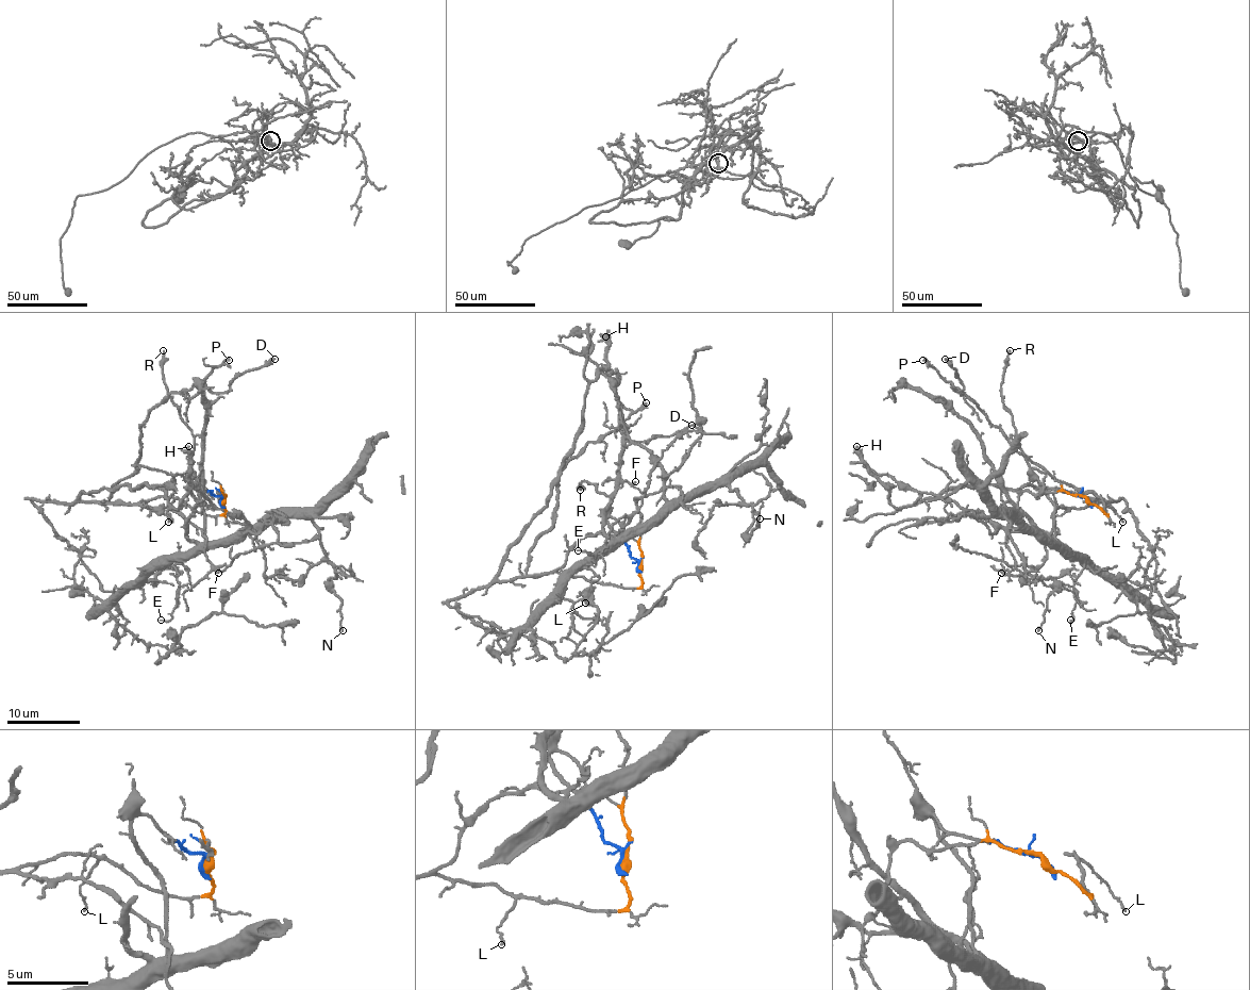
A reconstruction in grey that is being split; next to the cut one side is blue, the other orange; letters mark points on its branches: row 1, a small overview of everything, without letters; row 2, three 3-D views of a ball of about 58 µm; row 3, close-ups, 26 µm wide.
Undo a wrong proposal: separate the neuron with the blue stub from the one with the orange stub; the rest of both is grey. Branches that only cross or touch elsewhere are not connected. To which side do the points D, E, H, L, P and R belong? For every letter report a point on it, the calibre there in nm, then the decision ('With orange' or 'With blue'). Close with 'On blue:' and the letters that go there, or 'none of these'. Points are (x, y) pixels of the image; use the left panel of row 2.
D: Place: (274, 359). Thickness 130 nm. With orange
E: Place: (161, 620). Thickness 110 nm. With blue
H: Place: (188, 446). Thickness 360 nm. With orange
L: Place: (168, 522). Thickness 120 nm. With orange
P: Place: (229, 360). Thickness 240 nm. With orange
R: Place: (163, 350). Thickness 130 nm. With blue
On blue: E, R

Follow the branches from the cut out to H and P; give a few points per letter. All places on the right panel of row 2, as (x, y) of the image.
H: (1085, 498), (1106, 515), (1093, 493), (992, 484), (957, 485), (895, 508), (856, 446)
P: (1085, 498), (1106, 515), (1100, 497), (1093, 500), (1094, 505), (1022, 457), (986, 414), (922, 360)

